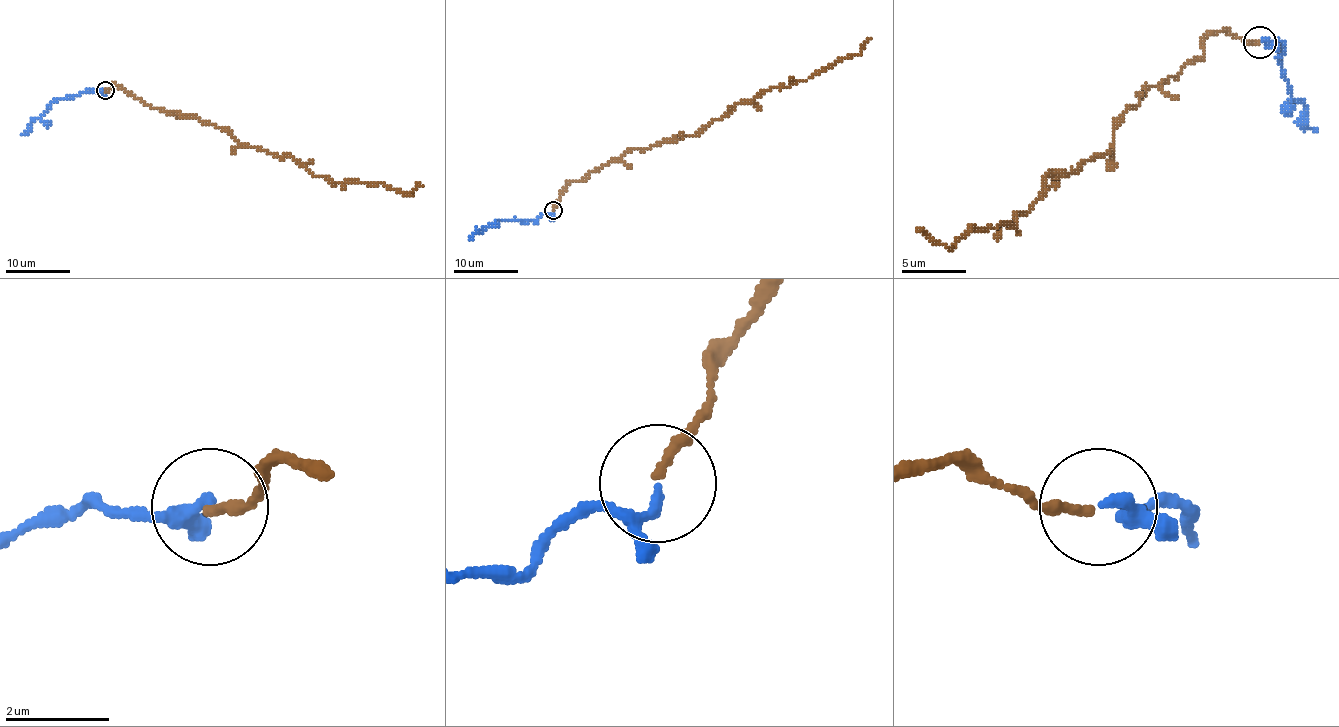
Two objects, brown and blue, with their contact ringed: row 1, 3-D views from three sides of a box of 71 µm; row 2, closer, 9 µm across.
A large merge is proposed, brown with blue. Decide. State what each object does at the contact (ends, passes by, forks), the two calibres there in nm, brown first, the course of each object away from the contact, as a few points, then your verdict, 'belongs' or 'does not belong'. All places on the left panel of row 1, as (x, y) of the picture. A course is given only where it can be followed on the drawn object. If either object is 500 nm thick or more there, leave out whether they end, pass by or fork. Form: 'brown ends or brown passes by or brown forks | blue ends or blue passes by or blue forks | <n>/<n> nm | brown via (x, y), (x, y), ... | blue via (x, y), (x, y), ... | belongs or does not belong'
brown ends | blue passes by | 190/140 nm | brown via (104, 90), (114, 85), (164, 112), (195, 115), (241, 145), (289, 156), (334, 182), (409, 193), (422, 185) | blue via (104, 90), (56, 99), (22, 135) | belongs

